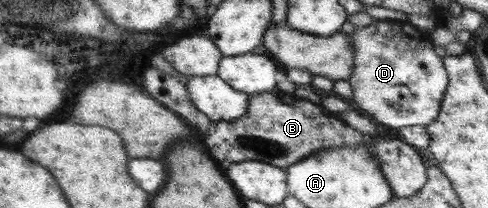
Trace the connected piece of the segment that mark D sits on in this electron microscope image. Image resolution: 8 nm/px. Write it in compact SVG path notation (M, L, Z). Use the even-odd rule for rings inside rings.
M374 19L365 27L354 27L349 36L353 50L352 71L347 79L352 89L348 100L350 105L359 107L391 129L429 125L437 117L448 82L442 58L435 54L430 36L401 20Z

